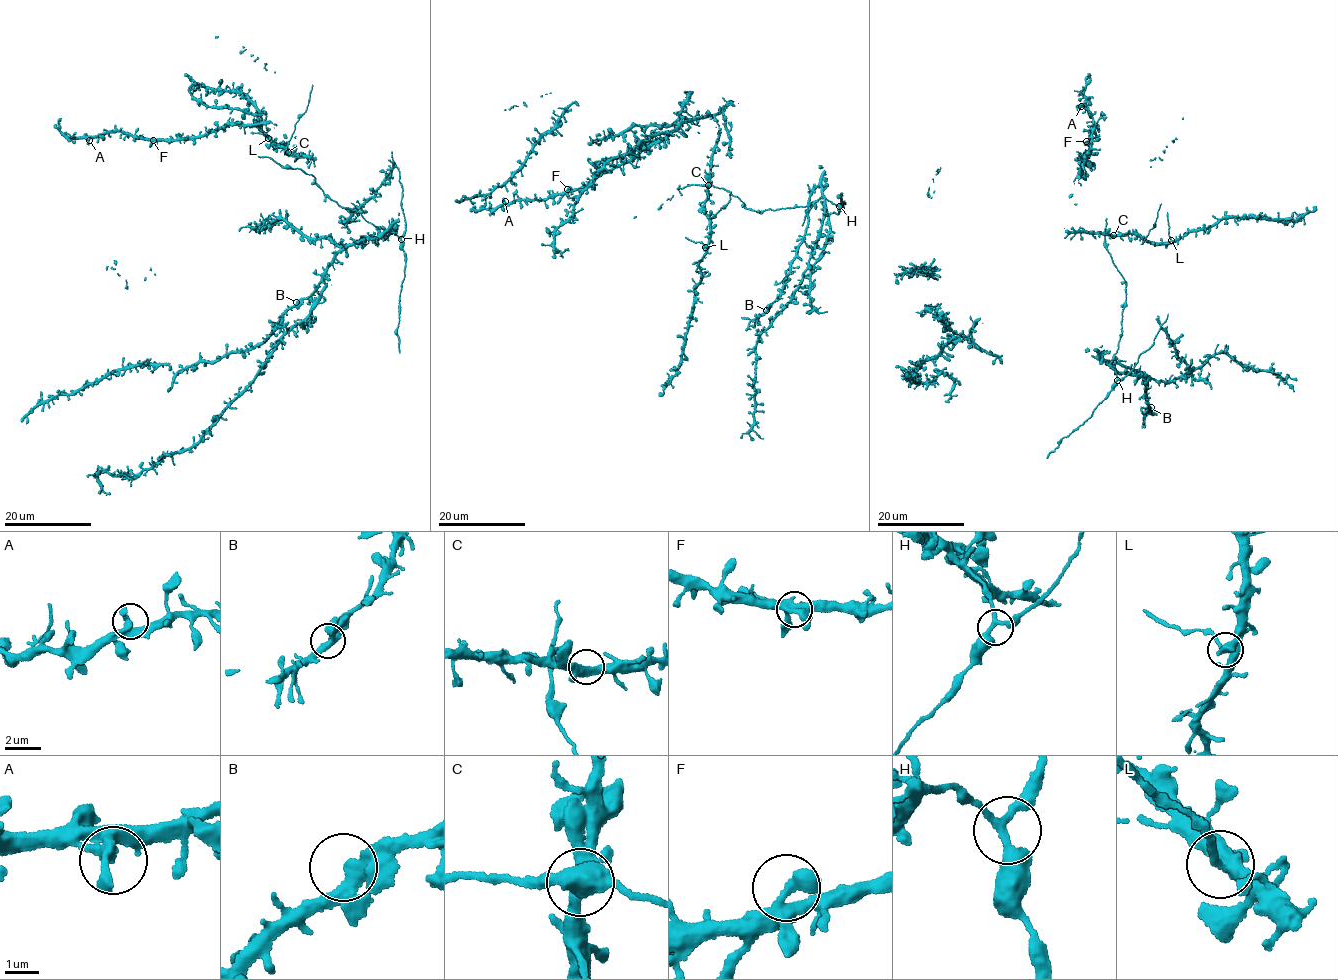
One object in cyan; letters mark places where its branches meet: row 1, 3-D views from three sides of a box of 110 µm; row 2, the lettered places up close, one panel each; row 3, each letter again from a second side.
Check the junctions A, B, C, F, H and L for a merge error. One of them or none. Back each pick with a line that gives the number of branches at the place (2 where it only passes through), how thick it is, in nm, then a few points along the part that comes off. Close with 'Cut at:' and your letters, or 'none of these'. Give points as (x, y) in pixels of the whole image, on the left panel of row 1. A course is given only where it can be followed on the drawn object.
L: 3 | 320 nm | (268, 138), (253, 120)
Cut at: L

